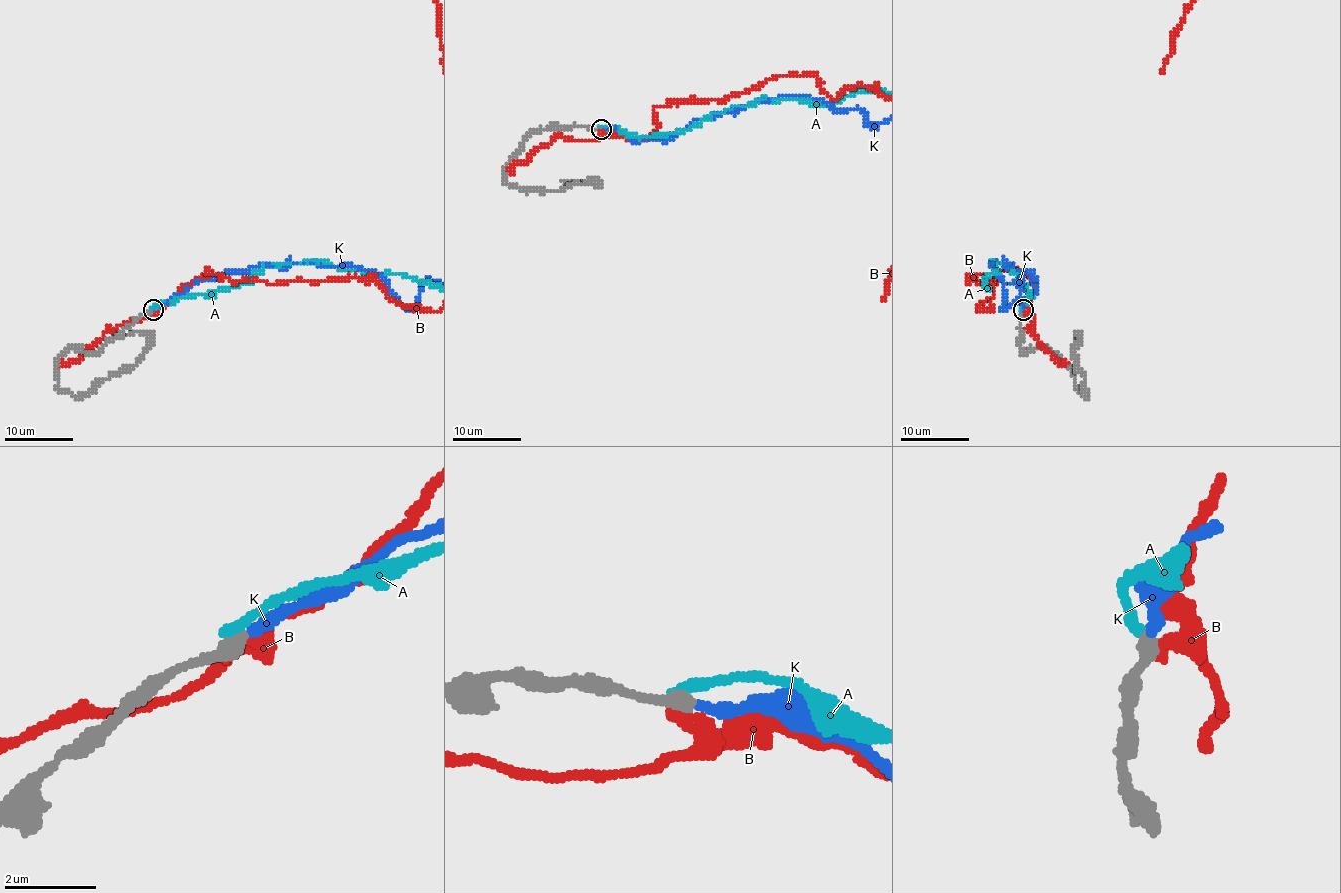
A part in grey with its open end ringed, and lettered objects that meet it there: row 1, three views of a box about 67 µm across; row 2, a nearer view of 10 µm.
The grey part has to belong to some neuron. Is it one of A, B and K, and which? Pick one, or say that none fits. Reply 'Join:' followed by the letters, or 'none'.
Join: K

